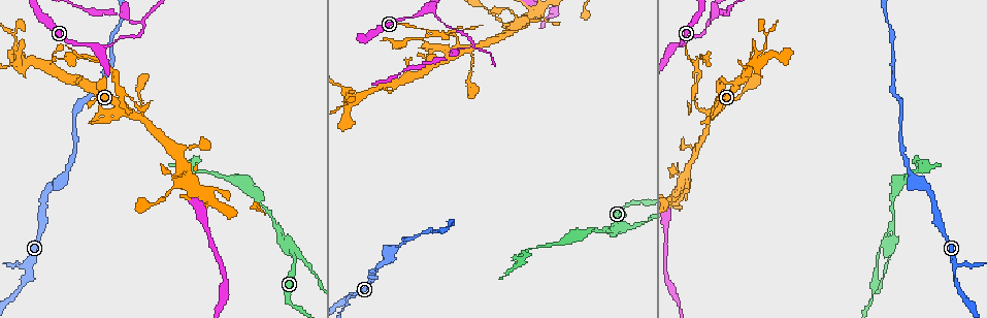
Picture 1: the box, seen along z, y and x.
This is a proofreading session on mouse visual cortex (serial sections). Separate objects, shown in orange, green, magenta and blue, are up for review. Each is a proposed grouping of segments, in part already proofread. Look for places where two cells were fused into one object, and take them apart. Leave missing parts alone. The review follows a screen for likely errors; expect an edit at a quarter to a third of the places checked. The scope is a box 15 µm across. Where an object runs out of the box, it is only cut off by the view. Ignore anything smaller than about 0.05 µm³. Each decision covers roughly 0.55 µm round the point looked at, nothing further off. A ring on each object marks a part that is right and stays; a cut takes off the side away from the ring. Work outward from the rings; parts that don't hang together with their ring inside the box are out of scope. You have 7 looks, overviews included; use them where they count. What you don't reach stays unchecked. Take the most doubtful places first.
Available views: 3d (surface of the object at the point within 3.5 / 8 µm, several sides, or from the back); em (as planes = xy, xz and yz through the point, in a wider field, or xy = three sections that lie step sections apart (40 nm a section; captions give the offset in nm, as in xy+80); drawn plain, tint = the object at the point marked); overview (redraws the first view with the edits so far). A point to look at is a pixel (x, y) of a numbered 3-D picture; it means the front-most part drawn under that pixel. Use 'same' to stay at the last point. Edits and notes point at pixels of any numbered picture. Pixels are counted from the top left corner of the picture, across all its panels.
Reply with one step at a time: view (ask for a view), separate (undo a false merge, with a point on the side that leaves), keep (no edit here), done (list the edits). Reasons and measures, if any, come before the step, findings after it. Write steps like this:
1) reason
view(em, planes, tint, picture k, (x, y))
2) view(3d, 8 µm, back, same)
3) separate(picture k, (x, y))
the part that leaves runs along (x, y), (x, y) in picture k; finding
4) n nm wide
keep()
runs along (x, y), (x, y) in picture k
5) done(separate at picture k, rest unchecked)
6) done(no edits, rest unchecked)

view(em, xy, step 1, tint, picture 1, (617, 226))

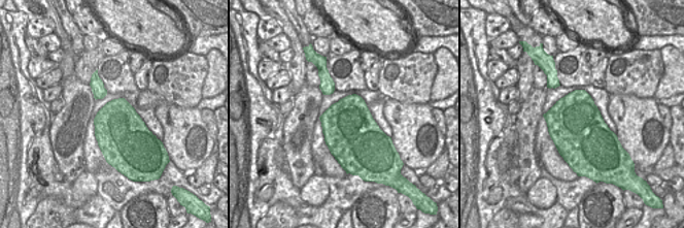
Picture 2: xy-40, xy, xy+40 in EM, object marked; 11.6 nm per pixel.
see where the arms go
view(3d, 3.5 µm, same)

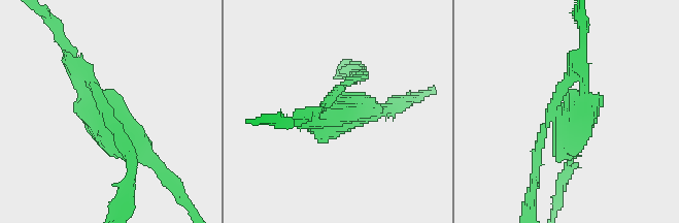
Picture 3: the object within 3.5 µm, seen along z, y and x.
arms of 150, 200, 250 nm
separate(picture 3, (577, 54))
the part that leaves runs along (556, 117), (585, 104), (583, 50) in picture 3; a second cell is stuck on

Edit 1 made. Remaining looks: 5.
view(overview)

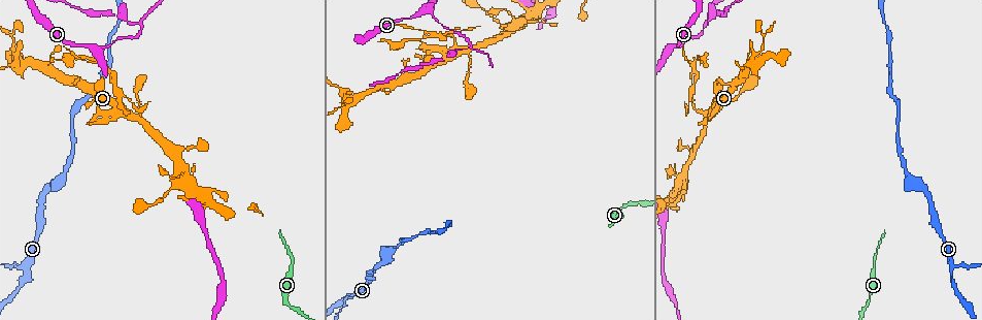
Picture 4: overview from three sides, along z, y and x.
a narrow waist
view(3d, 8 µm, picture 4, (471, 49))

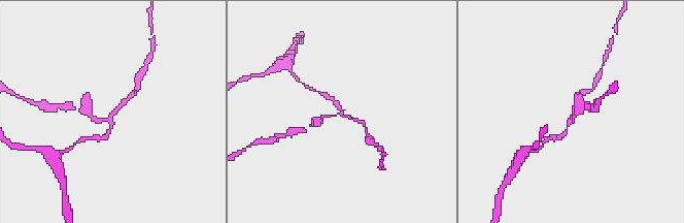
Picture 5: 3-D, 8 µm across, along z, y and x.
3 arms; arms of 150, 150, 150 nm
view(em, xy, step 2, tint, picture 5, (111, 121))

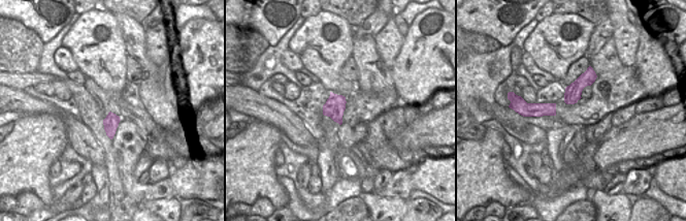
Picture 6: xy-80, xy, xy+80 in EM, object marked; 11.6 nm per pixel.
separate(picture 5, (89, 112))
border along (333, 97), (334, 113), (330, 117) in picture 6; two cells meet here

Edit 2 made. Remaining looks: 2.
done(separate at picture 3, separate at picture 5, rest unchecked)

